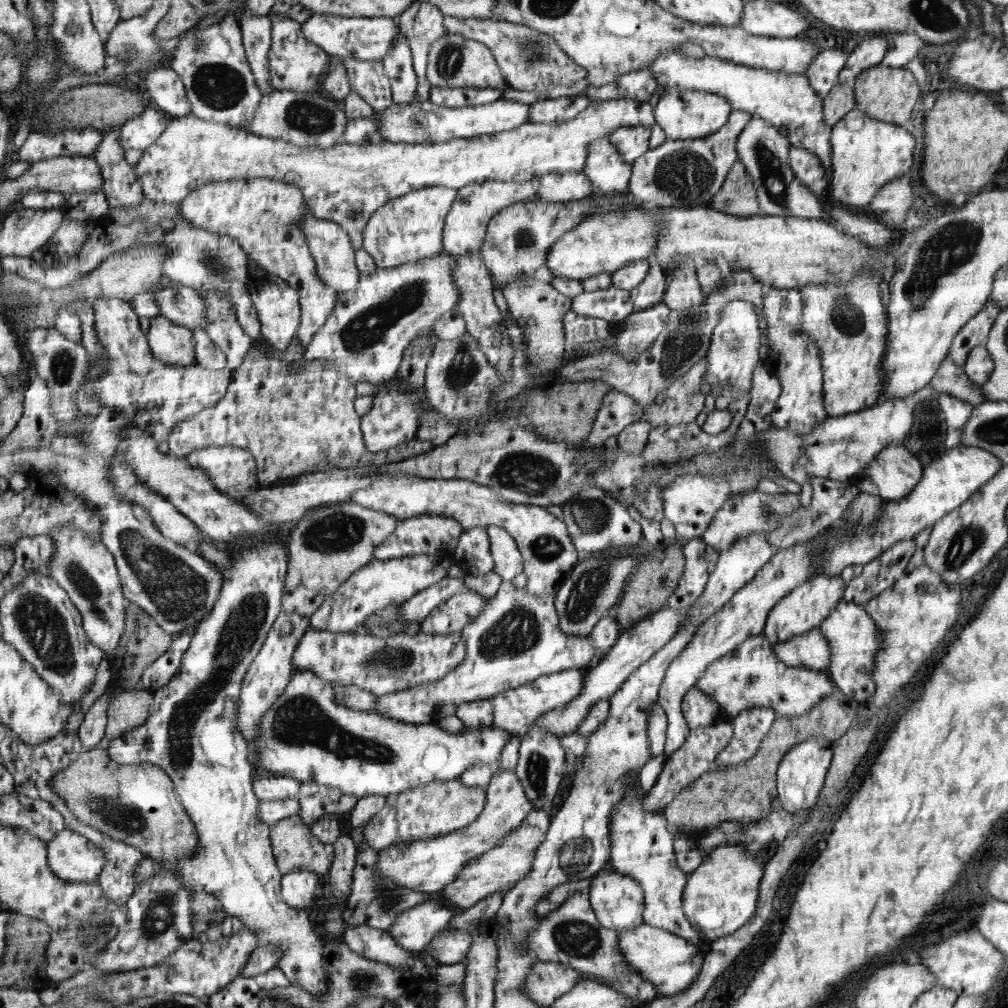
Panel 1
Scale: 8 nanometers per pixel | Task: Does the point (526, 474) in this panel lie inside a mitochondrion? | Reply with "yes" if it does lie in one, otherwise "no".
yes

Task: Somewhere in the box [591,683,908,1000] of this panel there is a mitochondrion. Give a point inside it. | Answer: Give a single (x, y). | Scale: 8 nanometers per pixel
(858, 752)

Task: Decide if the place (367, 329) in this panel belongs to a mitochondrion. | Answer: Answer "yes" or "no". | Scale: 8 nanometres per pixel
yes

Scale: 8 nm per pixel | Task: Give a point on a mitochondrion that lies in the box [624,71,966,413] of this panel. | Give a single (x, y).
(685, 177)

